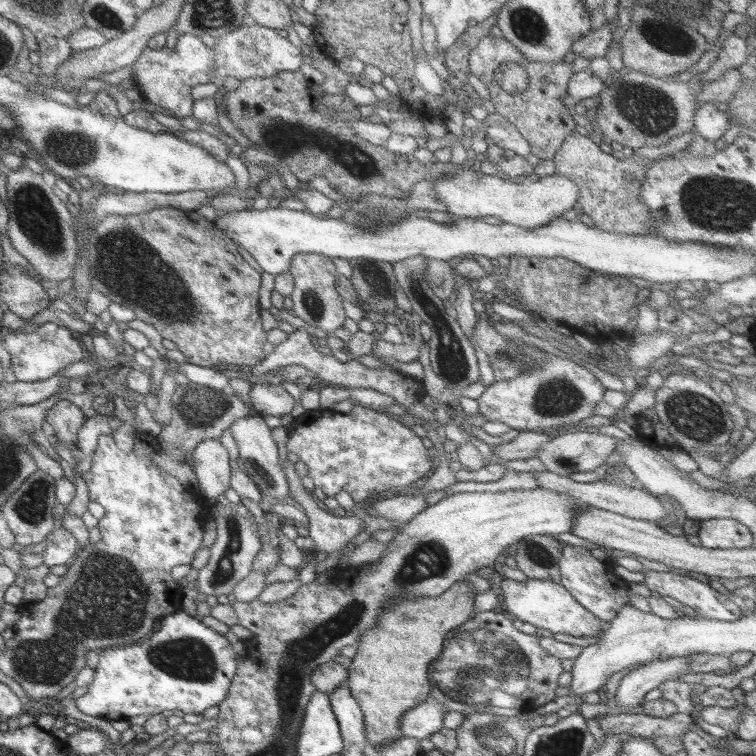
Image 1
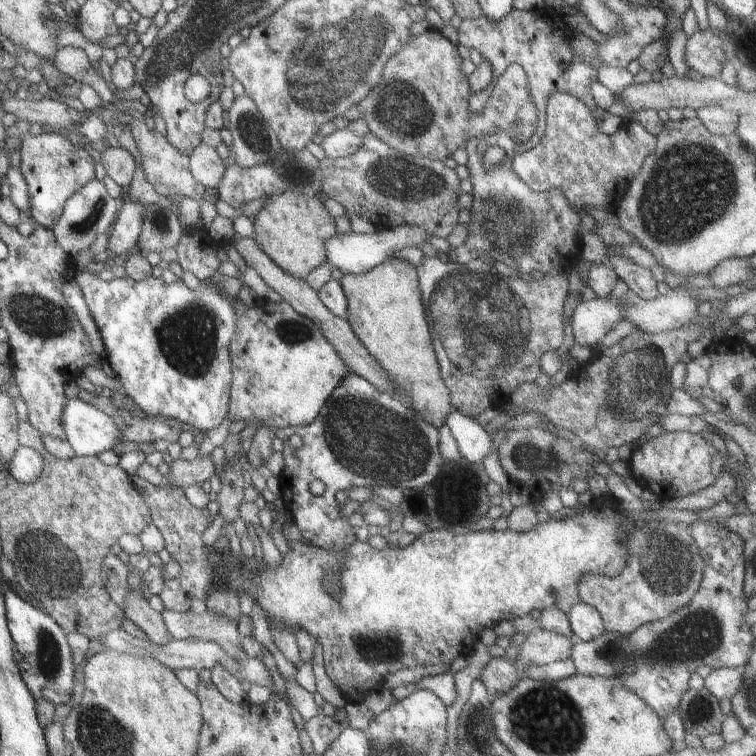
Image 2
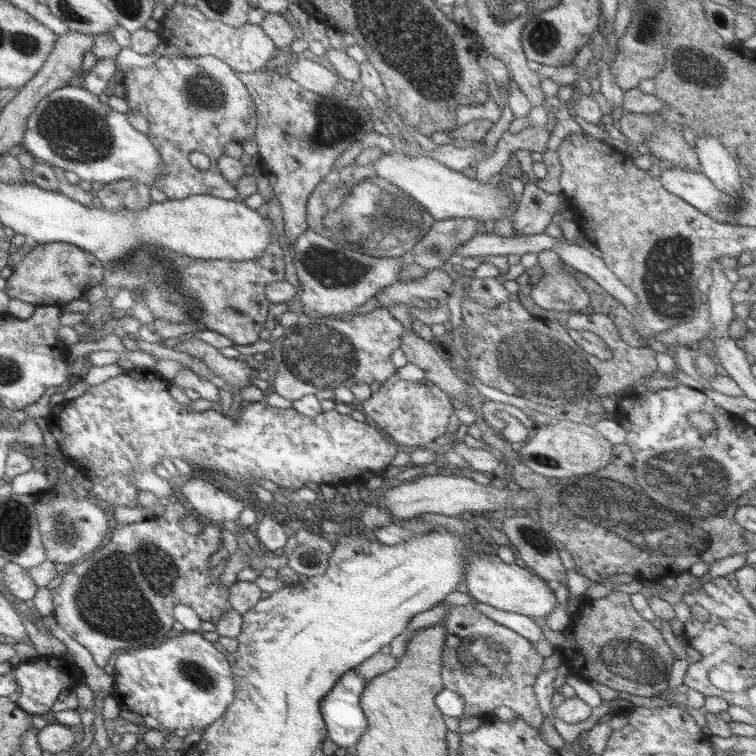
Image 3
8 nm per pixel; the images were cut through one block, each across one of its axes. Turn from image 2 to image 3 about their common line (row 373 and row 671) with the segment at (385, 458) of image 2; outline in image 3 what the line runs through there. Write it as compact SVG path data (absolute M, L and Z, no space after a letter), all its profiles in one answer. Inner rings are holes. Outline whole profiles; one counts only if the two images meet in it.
M354 670L344 674L332 687L332 690L322 699L320 703L323 722L327 729L327 739L334 742L339 748L347 749L355 746L361 735L366 731L366 715L360 706L360 695L364 690L366 681Z

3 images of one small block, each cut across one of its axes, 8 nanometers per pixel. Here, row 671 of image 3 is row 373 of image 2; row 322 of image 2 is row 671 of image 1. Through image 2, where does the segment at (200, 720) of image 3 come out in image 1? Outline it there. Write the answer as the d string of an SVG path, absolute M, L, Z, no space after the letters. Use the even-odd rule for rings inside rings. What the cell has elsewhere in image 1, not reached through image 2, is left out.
M184 611L167 615L160 622L160 629L154 630L141 642L102 651L92 684L88 685L88 691L83 696L75 700L80 712L106 721L124 721L140 714L160 714L164 710L201 714L226 698L230 680L237 672L237 654L225 636L205 626L197 616L189 616Z

